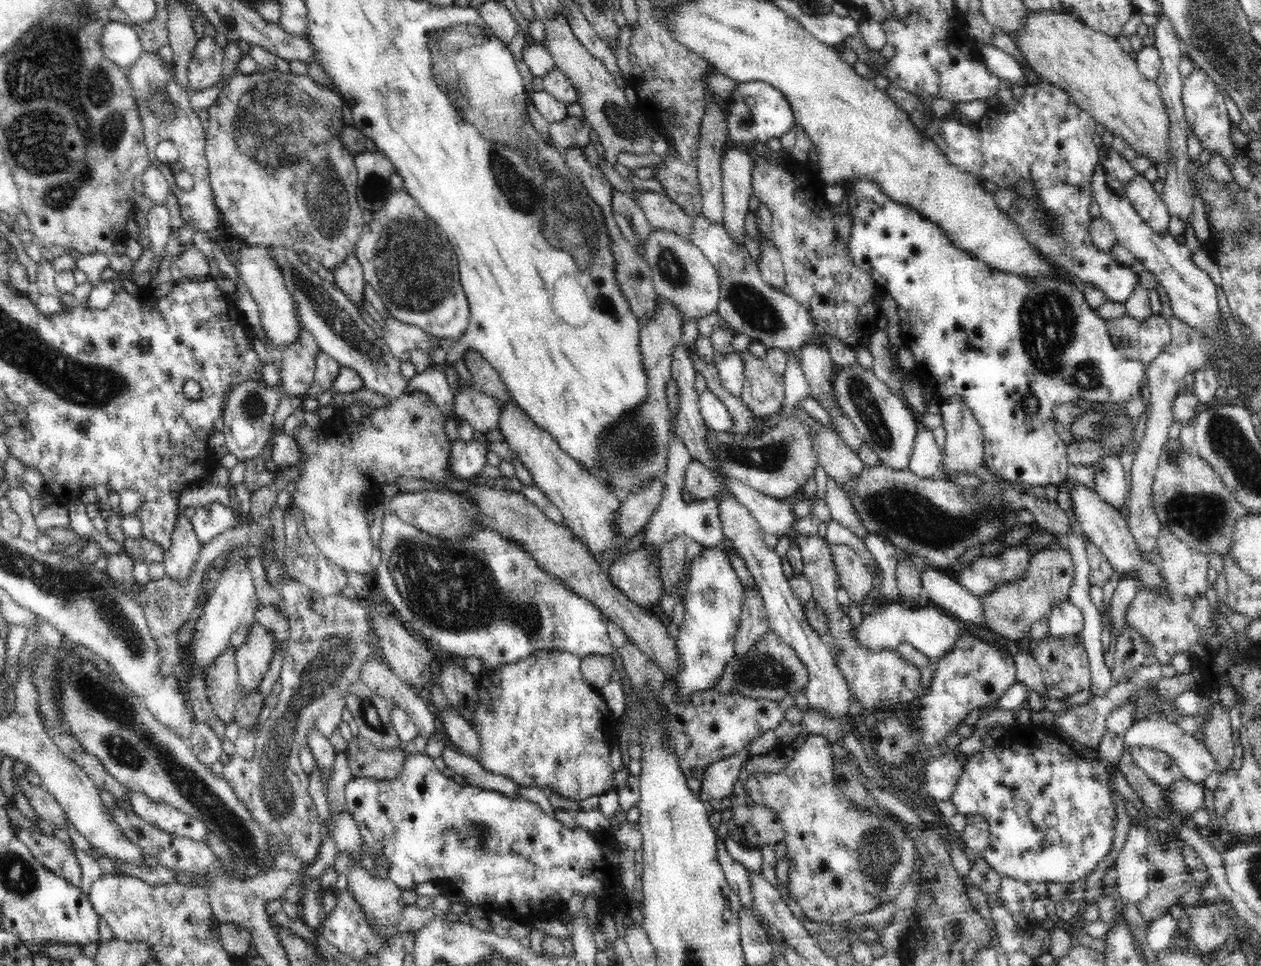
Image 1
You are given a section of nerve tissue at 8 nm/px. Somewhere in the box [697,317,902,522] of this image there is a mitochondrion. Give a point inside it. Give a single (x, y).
(772, 457)

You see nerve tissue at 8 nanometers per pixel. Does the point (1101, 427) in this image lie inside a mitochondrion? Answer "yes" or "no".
yes

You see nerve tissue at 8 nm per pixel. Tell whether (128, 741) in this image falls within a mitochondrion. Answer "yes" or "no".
yes

